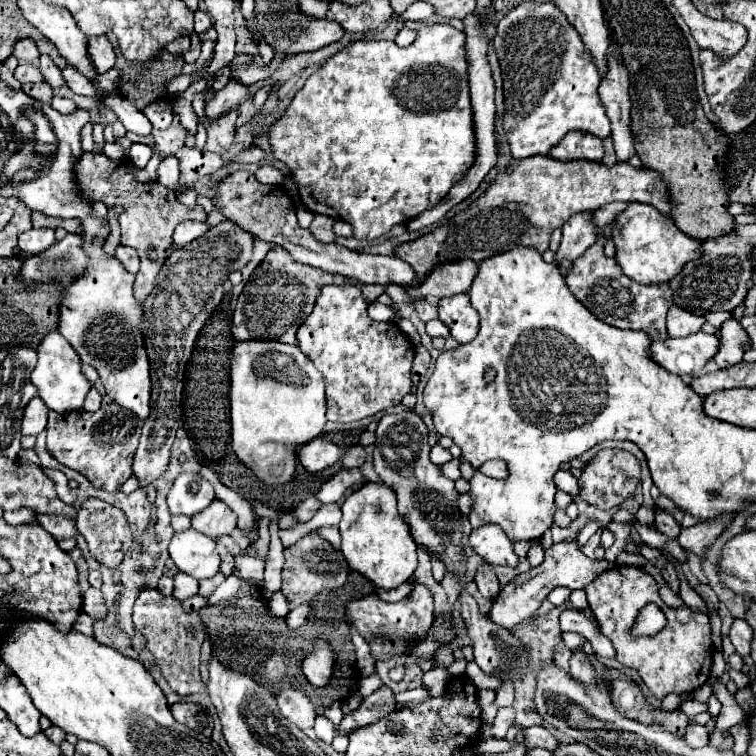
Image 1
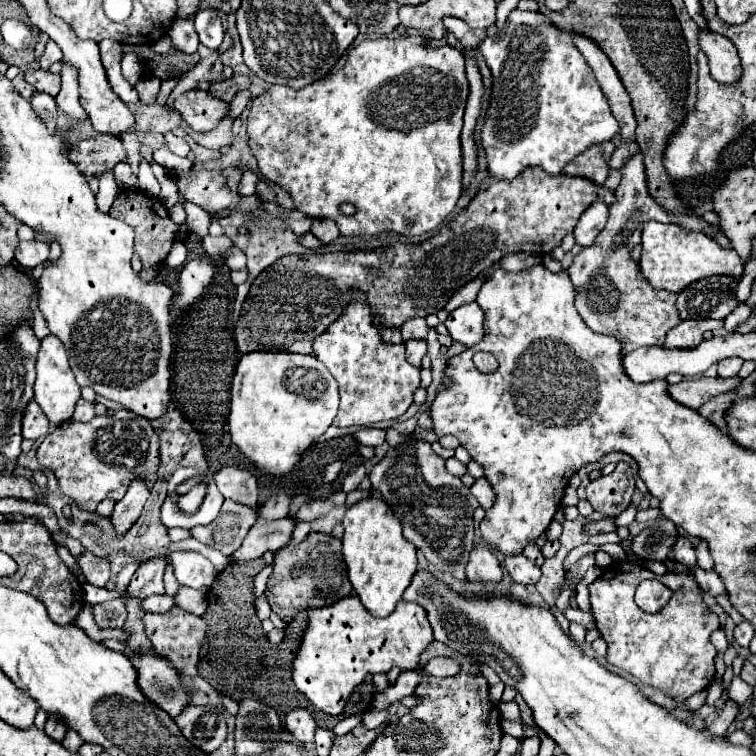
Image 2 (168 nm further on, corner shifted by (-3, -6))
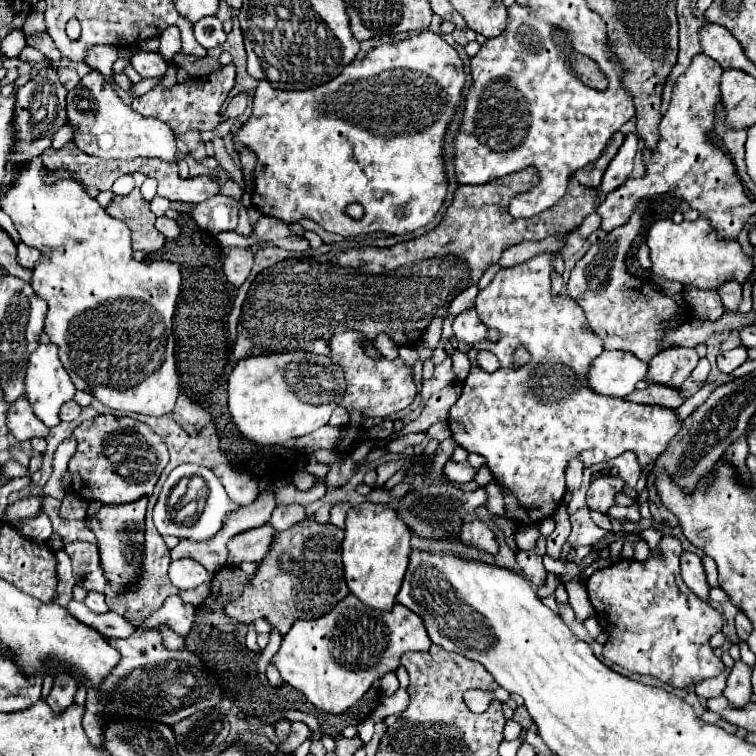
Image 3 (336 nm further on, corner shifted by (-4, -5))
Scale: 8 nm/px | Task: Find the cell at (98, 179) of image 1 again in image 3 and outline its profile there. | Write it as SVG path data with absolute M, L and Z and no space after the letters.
M138 188L126 196L114 196L114 200L106 206L106 212L130 228L134 250L156 252L164 244L166 238L154 226L156 216L152 214L150 204L142 200Z

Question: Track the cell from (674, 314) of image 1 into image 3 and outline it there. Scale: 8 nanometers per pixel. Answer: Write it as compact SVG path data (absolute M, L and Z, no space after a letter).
M666 348L650 360L650 370L644 380L648 384L662 384L680 390L696 364L698 354L694 348Z

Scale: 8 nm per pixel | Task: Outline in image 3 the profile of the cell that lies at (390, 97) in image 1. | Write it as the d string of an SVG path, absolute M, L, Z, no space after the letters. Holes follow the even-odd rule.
M418 32L406 40L400 40L396 44L382 44L374 50L370 50L366 54L366 58L362 60L354 60L352 64L348 64L340 76L336 76L334 80L310 88L310 90L302 90L302 92L282 92L282 90L274 90L266 80L262 80L256 86L256 94L254 94L254 104L252 104L252 116L248 118L246 124L240 126L240 130L234 132L232 140L234 140L234 148L236 152L240 152L242 146L250 148L256 154L256 168L254 168L254 192L252 192L252 204L258 212L262 212L264 216L274 216L286 224L294 224L300 218L310 218L316 224L320 224L326 232L334 232L340 236L358 236L358 234L368 234L368 232L386 232L386 234L408 234L414 232L422 226L426 226L436 212L440 210L444 198L446 198L446 176L444 176L444 164L442 164L442 140L444 140L444 132L448 122L452 120L452 114L456 112L456 106L460 104L462 98L462 88L464 88L464 68L462 68L462 60L458 56L458 52L446 44L442 40L442 36L434 34L434 32ZM358 202L364 206L364 216L360 220L354 220L346 214L346 206Z

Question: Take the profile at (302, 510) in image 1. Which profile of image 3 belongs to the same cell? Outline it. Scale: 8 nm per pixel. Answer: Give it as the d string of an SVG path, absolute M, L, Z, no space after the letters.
M268 524L236 534L228 542L228 564L238 566L242 562L260 562L268 554L272 540L274 528Z

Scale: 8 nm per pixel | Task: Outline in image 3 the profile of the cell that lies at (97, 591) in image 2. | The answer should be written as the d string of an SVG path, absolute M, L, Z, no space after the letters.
M88 592L84 604L86 604L92 612L96 612L96 614L100 614L100 612L108 612L108 606L106 606L106 602L104 602L104 594Z

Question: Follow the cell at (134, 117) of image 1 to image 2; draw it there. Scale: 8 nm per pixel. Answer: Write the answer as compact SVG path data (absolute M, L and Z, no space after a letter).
M166 146L155 151L153 160L166 168L166 170L189 170L193 165L193 162L188 158L171 153Z

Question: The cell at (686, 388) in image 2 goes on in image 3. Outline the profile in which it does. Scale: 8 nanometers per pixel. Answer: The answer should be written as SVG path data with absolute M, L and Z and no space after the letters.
M648 386L644 390L634 390L628 394L624 400L636 402L636 404L652 404L652 406L662 406L662 408L678 408L684 400L680 390L666 388L666 386Z

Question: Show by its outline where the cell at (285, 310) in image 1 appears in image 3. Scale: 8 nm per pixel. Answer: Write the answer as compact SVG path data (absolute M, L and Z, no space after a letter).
M524 168L520 172L496 178L482 186L460 186L454 194L452 204L448 206L442 222L408 242L394 244L390 248L352 248L346 252L328 252L322 256L304 256L304 258L290 258L286 262L278 262L278 266L266 268L258 278L252 282L248 296L242 306L240 322L238 322L238 340L234 346L236 360L260 354L274 354L274 352L312 352L312 354L330 354L330 338L342 330L358 330L364 334L366 354L370 358L382 358L382 354L372 344L378 334L388 334L396 346L412 346L420 340L424 328L434 318L446 318L450 302L468 286L478 284L480 276L490 264L500 260L500 254L524 240L542 240L554 234L572 232L582 220L598 208L594 198L594 188L586 188L574 178L568 182L566 194L546 212L528 218L516 220L508 214L508 202L532 186L538 184L538 170Z

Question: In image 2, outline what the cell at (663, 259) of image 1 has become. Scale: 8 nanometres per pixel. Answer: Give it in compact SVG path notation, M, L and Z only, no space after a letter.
M649 221L643 227L643 239L641 239L641 259L639 267L643 277L651 283L651 287L665 289L671 293L679 293L689 283L711 277L711 275L743 275L743 263L735 251L723 249L717 245L715 239L699 233L683 229L675 223L657 223Z

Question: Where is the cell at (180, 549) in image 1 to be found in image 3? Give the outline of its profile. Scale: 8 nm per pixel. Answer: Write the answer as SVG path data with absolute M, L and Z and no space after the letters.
M182 558L170 564L168 578L176 588L198 588L200 584L208 584L210 576L208 572L194 560Z

